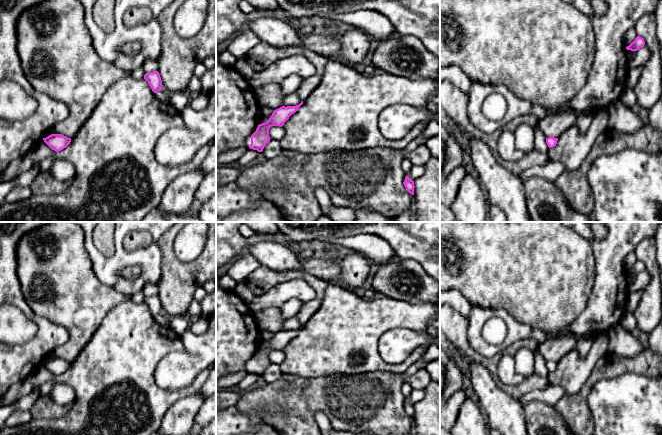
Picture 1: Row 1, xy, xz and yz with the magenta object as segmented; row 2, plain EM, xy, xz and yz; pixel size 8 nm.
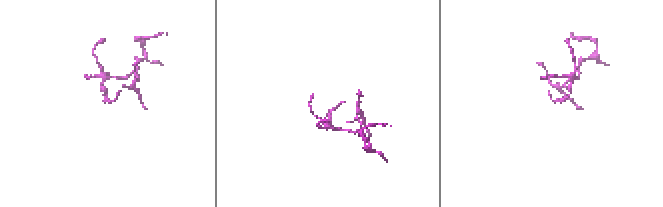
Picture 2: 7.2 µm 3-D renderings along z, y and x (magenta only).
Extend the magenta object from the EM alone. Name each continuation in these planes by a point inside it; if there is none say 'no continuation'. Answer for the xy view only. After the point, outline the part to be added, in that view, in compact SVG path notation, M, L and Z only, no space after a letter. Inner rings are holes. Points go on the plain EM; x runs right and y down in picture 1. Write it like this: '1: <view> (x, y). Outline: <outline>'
no continuation

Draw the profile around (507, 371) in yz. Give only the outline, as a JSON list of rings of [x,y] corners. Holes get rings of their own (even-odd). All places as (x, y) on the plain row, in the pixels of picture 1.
[[[508,351],[498,356],[497,372],[500,380],[506,385],[519,385],[525,377],[517,371],[515,359]]]

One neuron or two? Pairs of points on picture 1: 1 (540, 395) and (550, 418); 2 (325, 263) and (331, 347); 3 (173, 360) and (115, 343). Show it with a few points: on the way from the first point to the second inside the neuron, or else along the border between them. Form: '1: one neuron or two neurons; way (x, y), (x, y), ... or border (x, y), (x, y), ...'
1: two neurons; border (553, 405), (539, 401), (529, 401), (524, 406)
2: two neurons; border (335, 284), (344, 287)
3: two neurons; border (182, 343), (182, 350), (159, 361), (155, 379)

